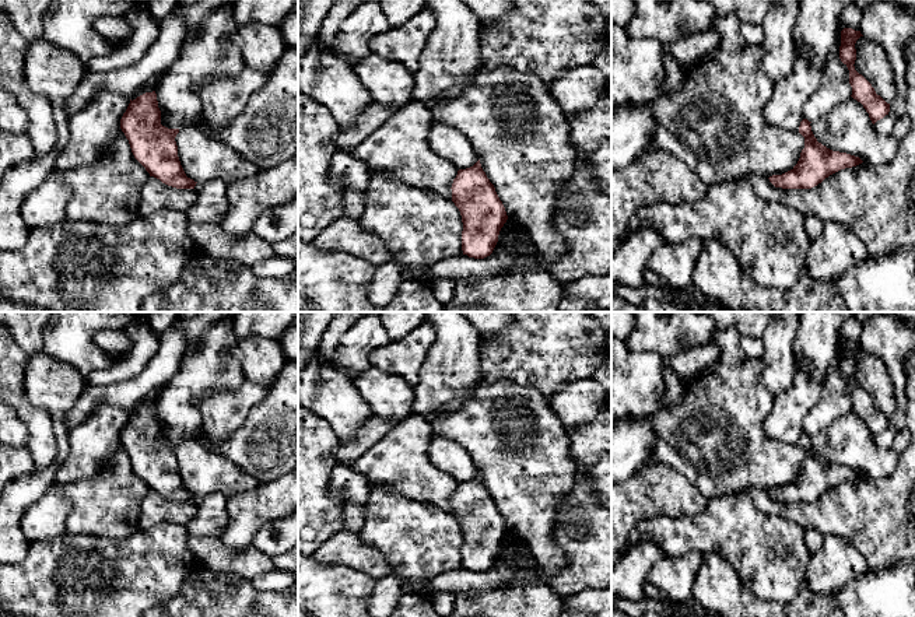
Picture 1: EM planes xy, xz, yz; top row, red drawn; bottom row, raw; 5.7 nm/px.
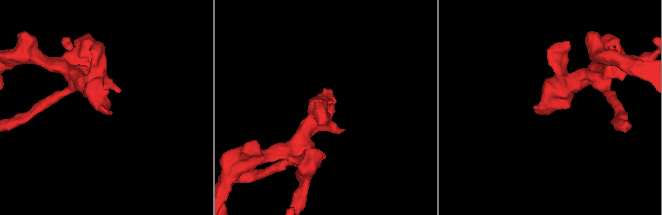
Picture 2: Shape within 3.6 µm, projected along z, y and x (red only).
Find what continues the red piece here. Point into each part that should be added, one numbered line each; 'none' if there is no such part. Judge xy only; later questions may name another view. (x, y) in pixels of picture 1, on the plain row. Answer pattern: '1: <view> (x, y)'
1: xy (211, 515)

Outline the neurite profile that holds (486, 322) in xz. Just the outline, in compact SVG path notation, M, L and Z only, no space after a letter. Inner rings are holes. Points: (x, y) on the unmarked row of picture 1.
M460 312L480 334L492 334L505 329L513 320L513 312Z

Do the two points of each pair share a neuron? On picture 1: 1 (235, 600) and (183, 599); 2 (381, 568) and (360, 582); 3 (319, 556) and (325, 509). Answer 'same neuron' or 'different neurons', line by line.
1: same neuron
2: different neurons
3: different neurons

